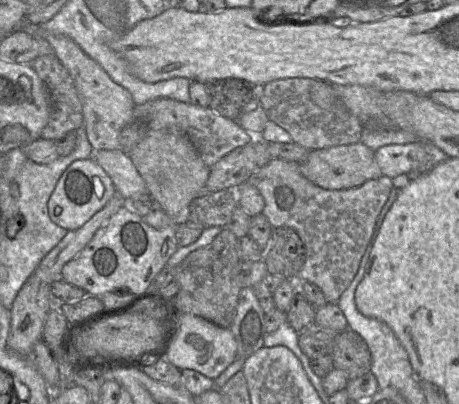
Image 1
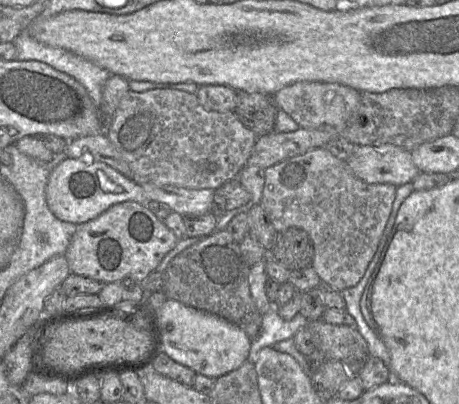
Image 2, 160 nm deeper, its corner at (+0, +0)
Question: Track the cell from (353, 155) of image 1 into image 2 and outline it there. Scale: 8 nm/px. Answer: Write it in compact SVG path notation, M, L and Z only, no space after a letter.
M394 145L359 146L346 162L355 176L367 183L389 183L398 187L411 183L421 173L413 163L411 151Z

